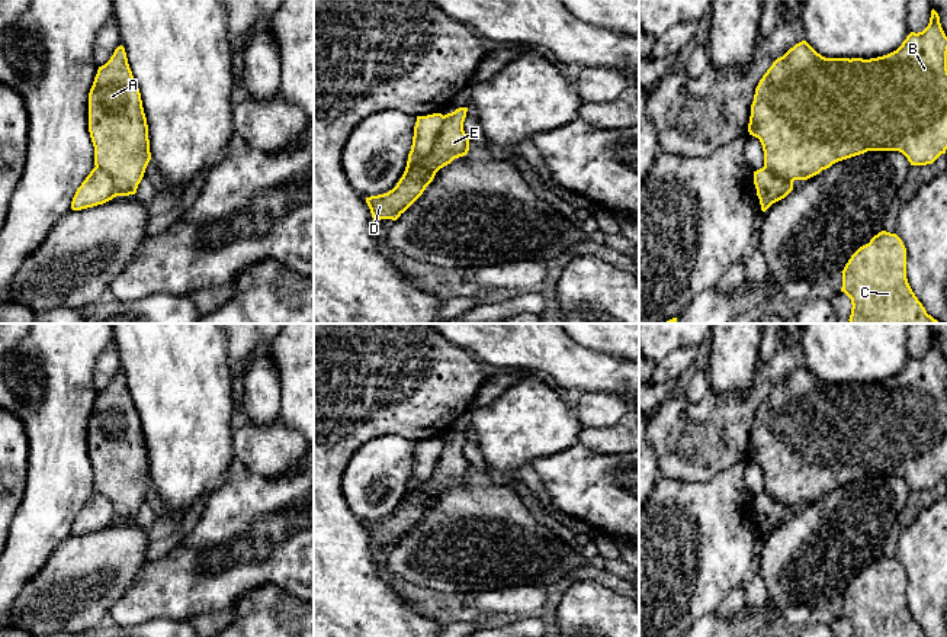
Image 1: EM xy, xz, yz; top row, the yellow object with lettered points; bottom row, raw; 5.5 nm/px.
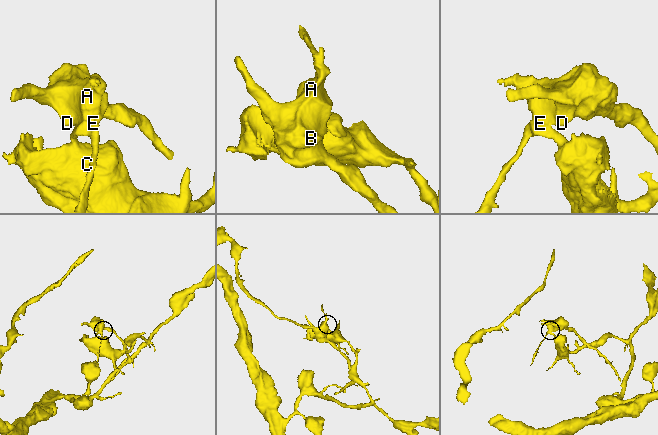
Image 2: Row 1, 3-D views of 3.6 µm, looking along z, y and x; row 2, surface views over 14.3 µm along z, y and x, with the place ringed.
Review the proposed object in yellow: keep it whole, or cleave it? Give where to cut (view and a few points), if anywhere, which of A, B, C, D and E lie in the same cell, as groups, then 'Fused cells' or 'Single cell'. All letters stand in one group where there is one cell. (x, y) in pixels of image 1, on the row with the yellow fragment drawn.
Split along xz (443, 116), (443, 125), (433, 148), (405, 170). Groups: A B D E / C. Fused cells

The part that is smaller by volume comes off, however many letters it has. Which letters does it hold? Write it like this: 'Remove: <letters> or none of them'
Remove: A, B, D, E

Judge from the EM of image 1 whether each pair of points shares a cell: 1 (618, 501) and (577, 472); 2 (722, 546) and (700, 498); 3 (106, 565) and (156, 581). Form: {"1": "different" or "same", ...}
{"1": "same", "2": "same", "3": "different"}

